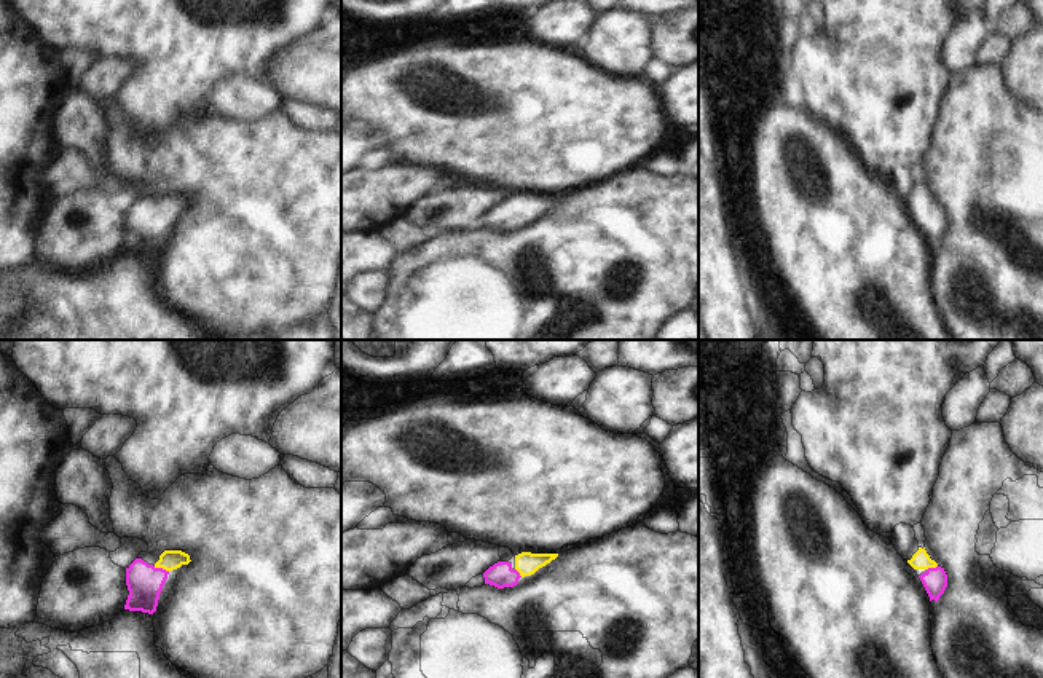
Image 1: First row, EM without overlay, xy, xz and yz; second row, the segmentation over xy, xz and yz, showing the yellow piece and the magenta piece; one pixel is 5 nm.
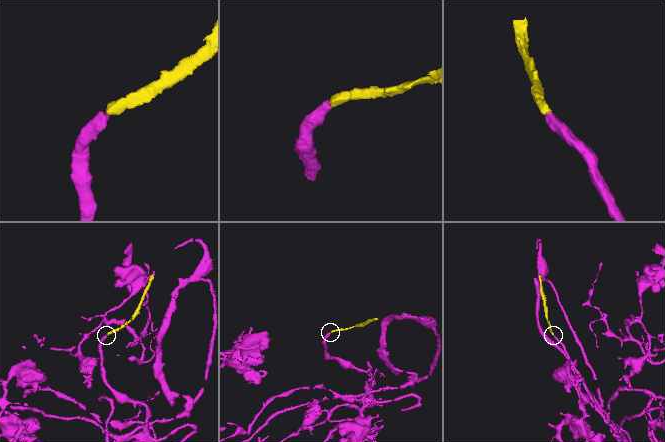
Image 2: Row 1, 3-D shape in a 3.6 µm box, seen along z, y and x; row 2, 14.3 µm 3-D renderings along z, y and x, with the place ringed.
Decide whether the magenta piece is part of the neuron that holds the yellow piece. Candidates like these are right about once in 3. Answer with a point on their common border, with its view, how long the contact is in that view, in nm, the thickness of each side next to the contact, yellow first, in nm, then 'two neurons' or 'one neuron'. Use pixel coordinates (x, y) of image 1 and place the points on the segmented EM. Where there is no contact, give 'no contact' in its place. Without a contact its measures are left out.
xy (161, 567) | 80 nm | 100/180 nm | one neuron

